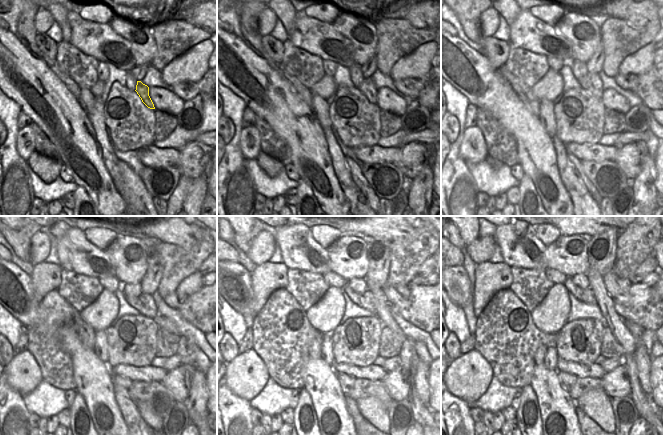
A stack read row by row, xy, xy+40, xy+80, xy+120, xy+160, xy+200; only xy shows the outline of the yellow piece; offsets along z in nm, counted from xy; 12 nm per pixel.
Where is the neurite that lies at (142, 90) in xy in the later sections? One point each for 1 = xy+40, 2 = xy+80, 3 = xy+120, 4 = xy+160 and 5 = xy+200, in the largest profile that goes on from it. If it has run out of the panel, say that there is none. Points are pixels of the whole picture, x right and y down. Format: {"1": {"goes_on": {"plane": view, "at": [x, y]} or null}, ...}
{"1": {"goes_on": {"plane": "xy+40", "at": [367, 87]}}, "2": {"goes_on": {"plane": "xy+80", "at": [591, 83]}}, "3": {"goes_on": {"plane": "xy+120", "at": [144, 304]}}, "4": {"goes_on": {"plane": "xy+160", "at": [366, 300]}}, "5": {"goes_on": {"plane": "xy+200", "at": [587, 296]}}}

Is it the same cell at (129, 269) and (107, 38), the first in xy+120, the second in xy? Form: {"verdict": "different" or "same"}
{"verdict": "different"}

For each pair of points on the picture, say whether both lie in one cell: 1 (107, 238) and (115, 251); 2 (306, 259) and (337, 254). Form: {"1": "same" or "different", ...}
{"1": "different", "2": "different"}

